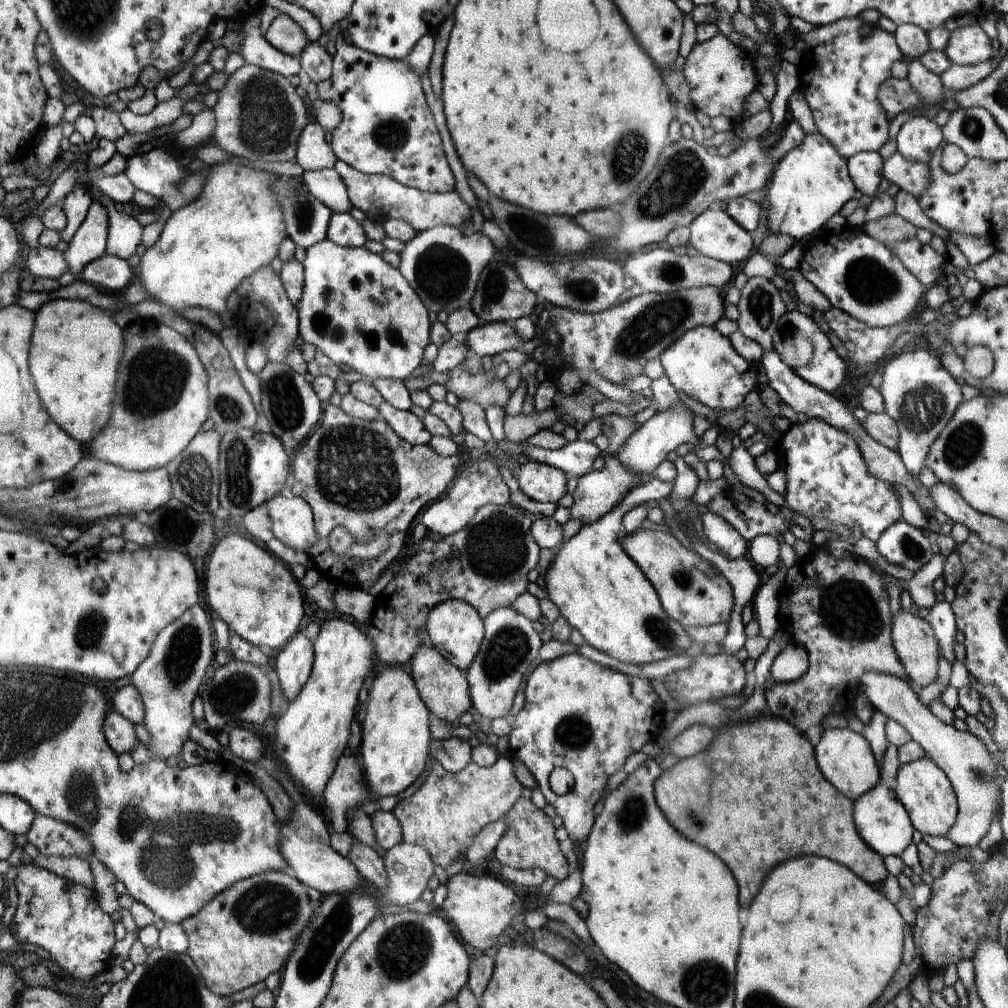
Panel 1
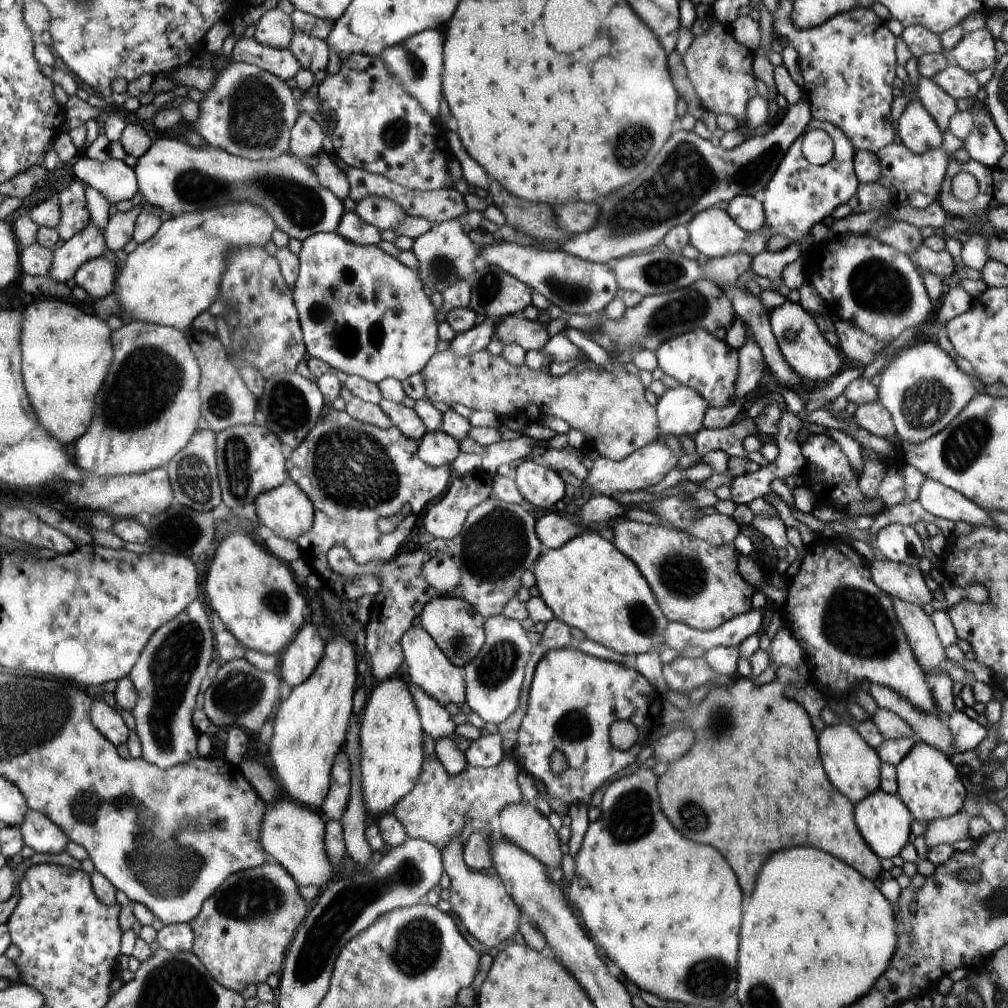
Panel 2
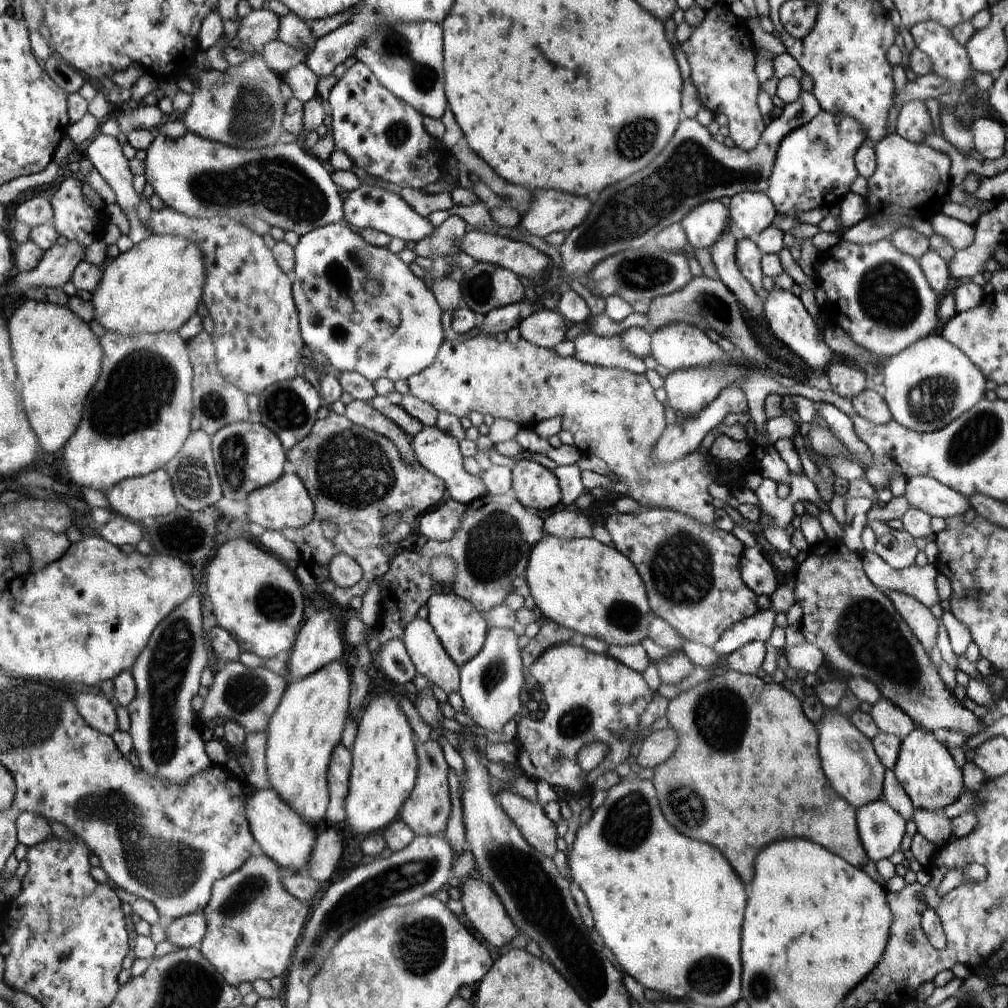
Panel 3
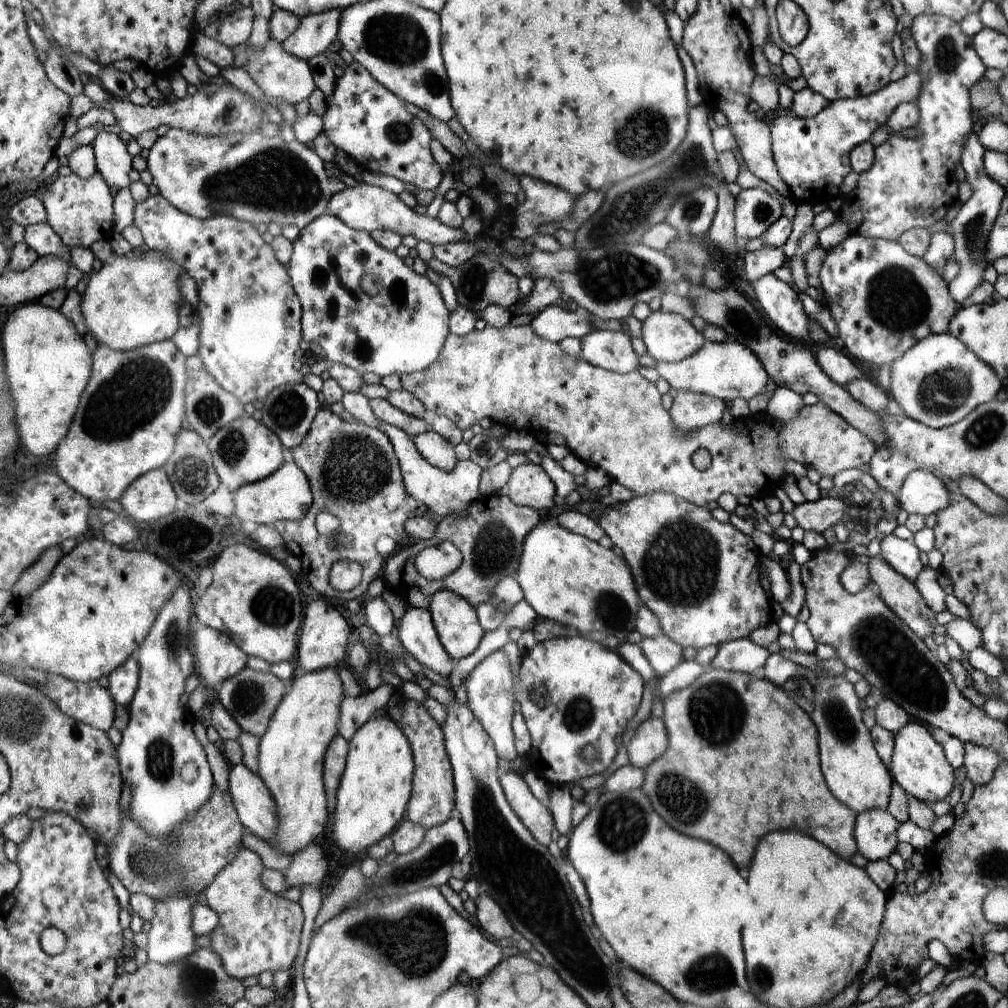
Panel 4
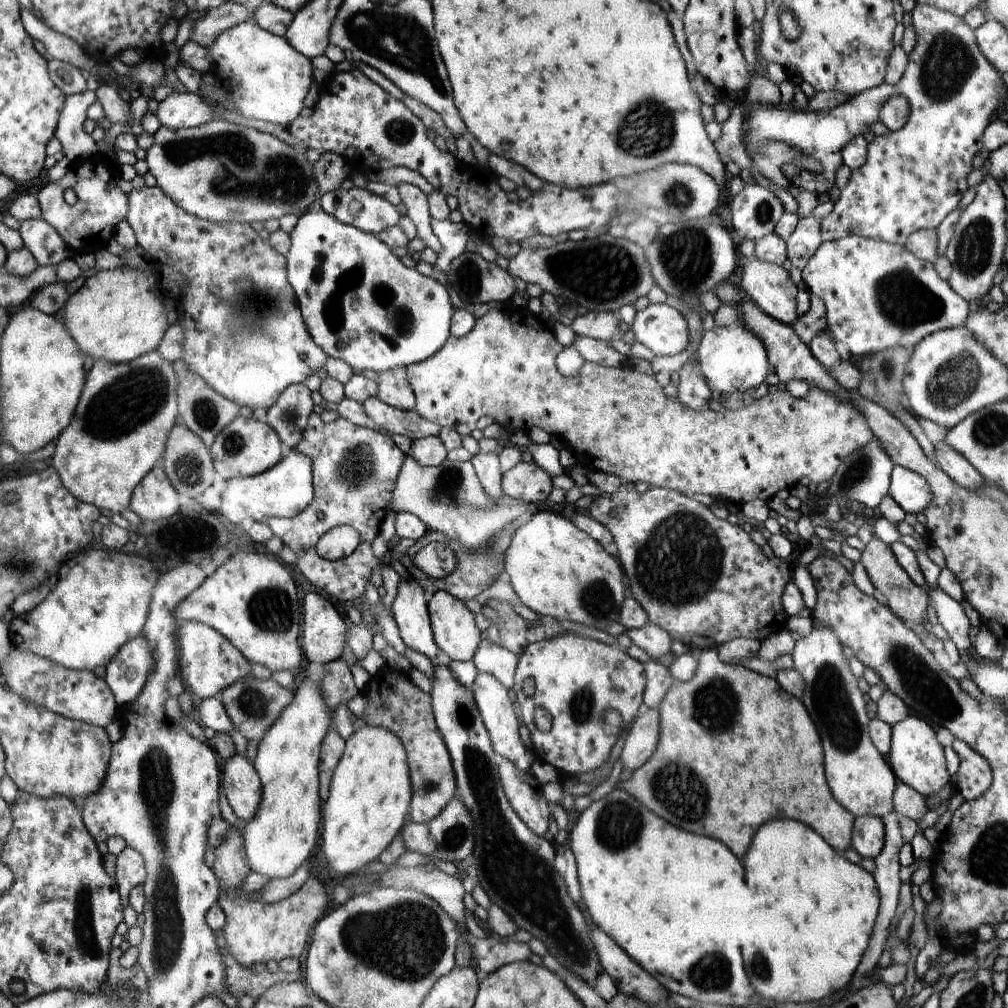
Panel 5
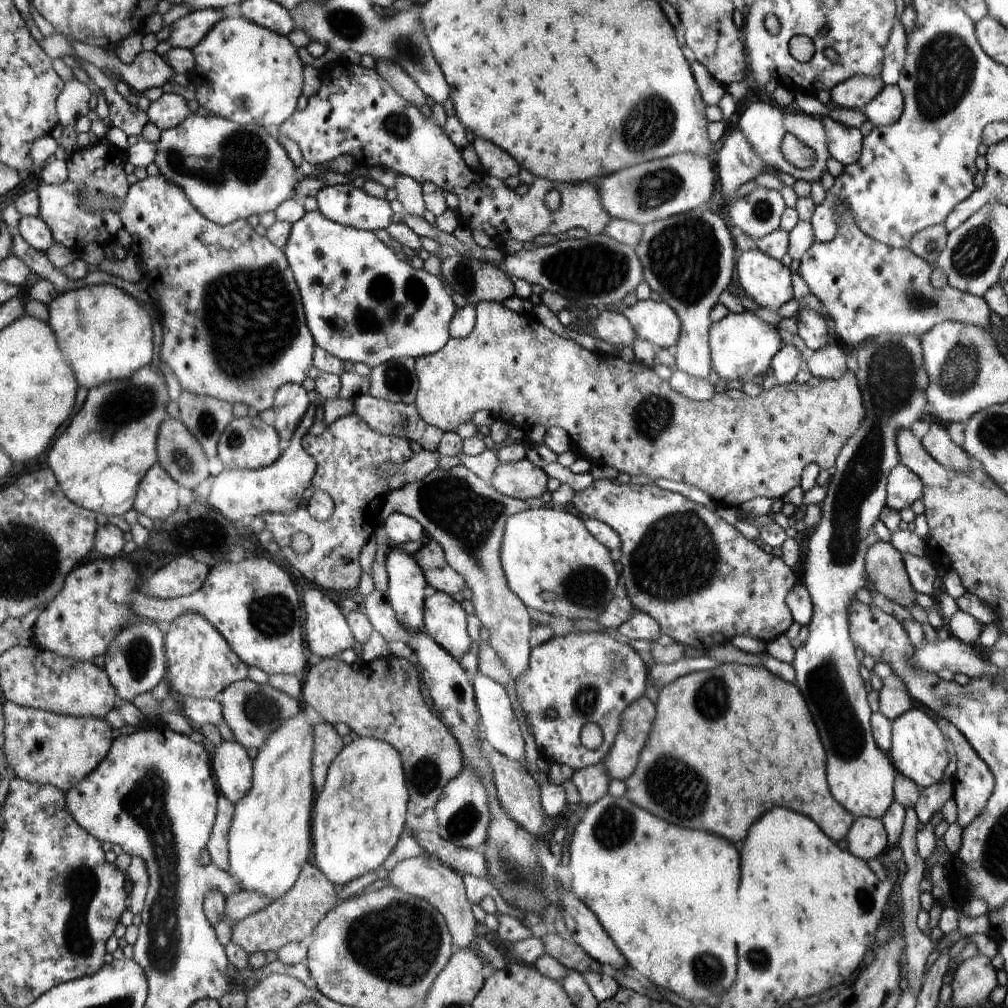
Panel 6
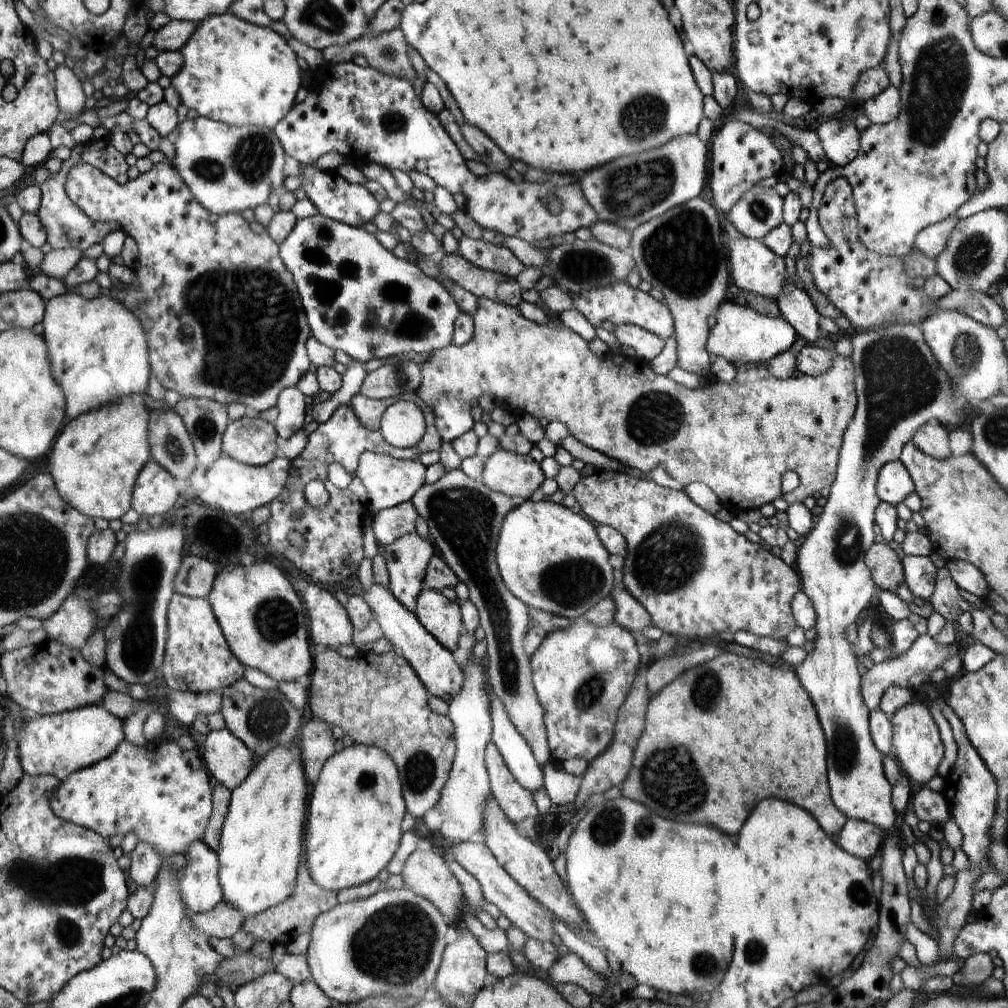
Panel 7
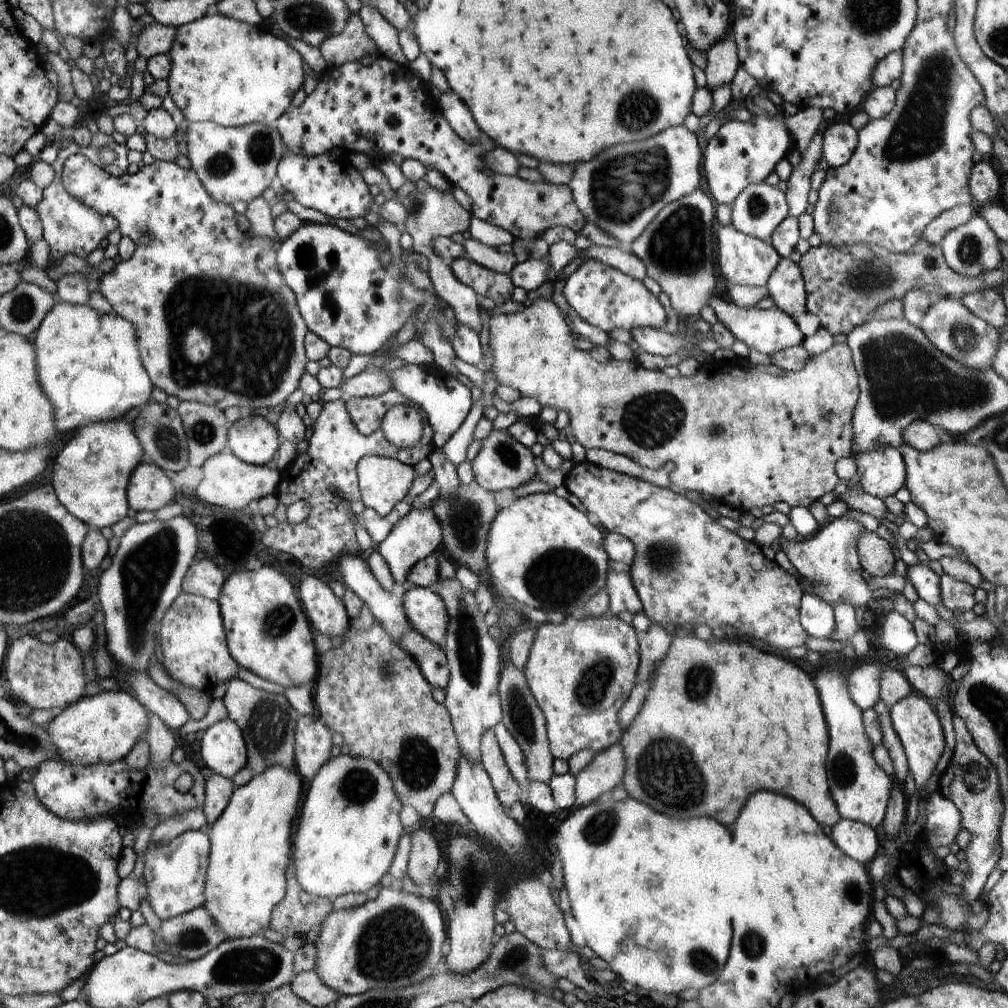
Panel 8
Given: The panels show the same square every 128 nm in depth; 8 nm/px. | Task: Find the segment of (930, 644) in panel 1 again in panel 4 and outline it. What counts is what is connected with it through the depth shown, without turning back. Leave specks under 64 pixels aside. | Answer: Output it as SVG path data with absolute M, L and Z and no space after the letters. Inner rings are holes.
M878 554L868 560L870 581L876 582L880 588L882 602L901 618L920 638L928 638L934 634L937 624L936 614L932 612L920 592L911 580L898 574L886 560Z

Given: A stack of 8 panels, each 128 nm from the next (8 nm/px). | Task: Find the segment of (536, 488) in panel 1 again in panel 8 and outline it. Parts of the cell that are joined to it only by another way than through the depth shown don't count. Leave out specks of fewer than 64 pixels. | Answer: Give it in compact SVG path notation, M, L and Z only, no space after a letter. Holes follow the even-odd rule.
M493 429L486 439L482 439L482 448L472 462L475 484L493 494L504 488L512 488L512 490L520 488L537 478L534 457L531 449L512 440L506 431Z

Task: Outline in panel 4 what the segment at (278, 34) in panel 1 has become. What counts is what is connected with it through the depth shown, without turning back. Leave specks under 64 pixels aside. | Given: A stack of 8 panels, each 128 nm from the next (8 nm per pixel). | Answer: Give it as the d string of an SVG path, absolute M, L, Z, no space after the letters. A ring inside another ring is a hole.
M236 8L222 20L216 40L228 46L230 50L238 44L246 44L253 29L253 22L254 10L252 8Z

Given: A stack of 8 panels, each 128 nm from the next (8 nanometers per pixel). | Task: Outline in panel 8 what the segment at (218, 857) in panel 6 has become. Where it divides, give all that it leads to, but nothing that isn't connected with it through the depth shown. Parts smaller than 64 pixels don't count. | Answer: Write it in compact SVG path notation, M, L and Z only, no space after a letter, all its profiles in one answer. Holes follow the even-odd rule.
M218 774L208 776L205 779L205 784L206 798L203 811L204 816L206 816L206 822L208 822L206 831L210 832L214 822L226 810L236 786L233 783L233 779L224 778L223 776L218 776Z

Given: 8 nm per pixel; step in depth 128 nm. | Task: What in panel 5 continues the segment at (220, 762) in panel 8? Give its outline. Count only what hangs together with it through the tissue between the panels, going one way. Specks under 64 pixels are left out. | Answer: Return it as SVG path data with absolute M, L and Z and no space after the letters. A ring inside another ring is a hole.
M236 753L220 769L222 786L234 814L250 822L262 800L262 786L253 764Z

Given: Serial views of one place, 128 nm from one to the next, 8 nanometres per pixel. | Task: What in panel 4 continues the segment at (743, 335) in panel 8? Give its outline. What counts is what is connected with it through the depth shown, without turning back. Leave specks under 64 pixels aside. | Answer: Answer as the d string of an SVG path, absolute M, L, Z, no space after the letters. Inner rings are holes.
M731 338L720 343L706 341L702 350L677 363L656 361L655 369L670 388L678 392L684 390L692 394L707 394L726 401L733 401L735 398L748 401L762 394L770 379L756 354Z

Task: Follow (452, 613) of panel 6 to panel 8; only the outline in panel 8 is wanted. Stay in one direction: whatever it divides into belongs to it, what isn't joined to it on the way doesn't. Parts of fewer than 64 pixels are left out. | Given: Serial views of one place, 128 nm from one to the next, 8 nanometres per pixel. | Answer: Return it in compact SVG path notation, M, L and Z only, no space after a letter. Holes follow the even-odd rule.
M409 586L403 593L402 606L412 628L439 647L446 642L448 610L432 589Z

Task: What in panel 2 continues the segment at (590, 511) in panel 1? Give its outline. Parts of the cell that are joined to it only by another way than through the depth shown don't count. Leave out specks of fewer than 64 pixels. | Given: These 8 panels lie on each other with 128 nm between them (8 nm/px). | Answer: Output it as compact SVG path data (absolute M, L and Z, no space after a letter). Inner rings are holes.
M665 442L646 445L620 462L593 455L594 464L590 468L588 478L582 480L584 483L581 487L582 491L589 490L588 498L592 498L592 494L602 494L602 496L614 499L618 493L646 490L664 480L664 476L680 462L682 455L684 455L684 449L680 452L672 452L670 446Z

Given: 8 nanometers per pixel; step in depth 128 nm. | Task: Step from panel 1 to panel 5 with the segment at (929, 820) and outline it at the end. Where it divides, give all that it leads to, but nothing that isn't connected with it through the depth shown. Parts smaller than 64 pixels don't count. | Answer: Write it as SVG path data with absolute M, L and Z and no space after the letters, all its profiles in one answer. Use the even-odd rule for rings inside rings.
M909 714L902 722L891 726L891 749L886 759L899 782L924 798L938 794L950 782L944 748L938 742L934 728L918 716Z

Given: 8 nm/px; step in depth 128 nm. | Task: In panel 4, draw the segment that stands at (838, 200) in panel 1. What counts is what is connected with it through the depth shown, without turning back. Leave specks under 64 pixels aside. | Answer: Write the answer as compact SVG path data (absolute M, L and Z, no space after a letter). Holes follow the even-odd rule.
M916 71L910 72L902 80L891 81L886 88L855 98L831 102L814 118L796 118L790 113L778 115L768 124L772 144L772 158L776 170L784 184L790 190L792 202L815 205L819 202L843 196L840 186L844 178L852 172L848 156L856 146L869 141L870 136L880 126L887 124L890 114L902 103L918 102L922 90L922 76Z

